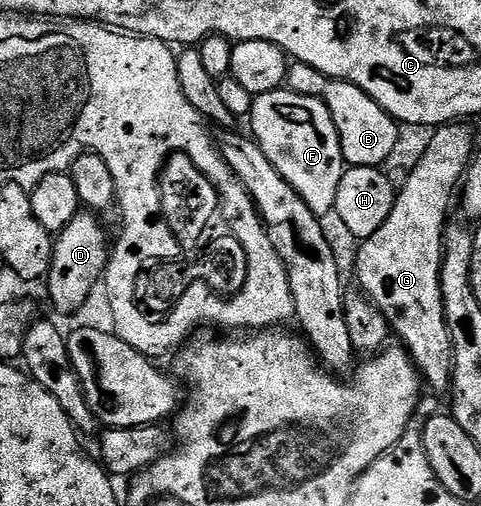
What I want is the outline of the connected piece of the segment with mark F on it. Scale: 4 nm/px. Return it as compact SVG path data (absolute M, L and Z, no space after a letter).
M279 88L253 98L253 110L247 118L253 124L251 136L271 159L271 167L291 183L291 187L311 207L319 218L328 218L335 210L335 199L339 195L339 183L346 171L343 147L339 143L339 131L331 119L331 111L320 97L308 97Z

